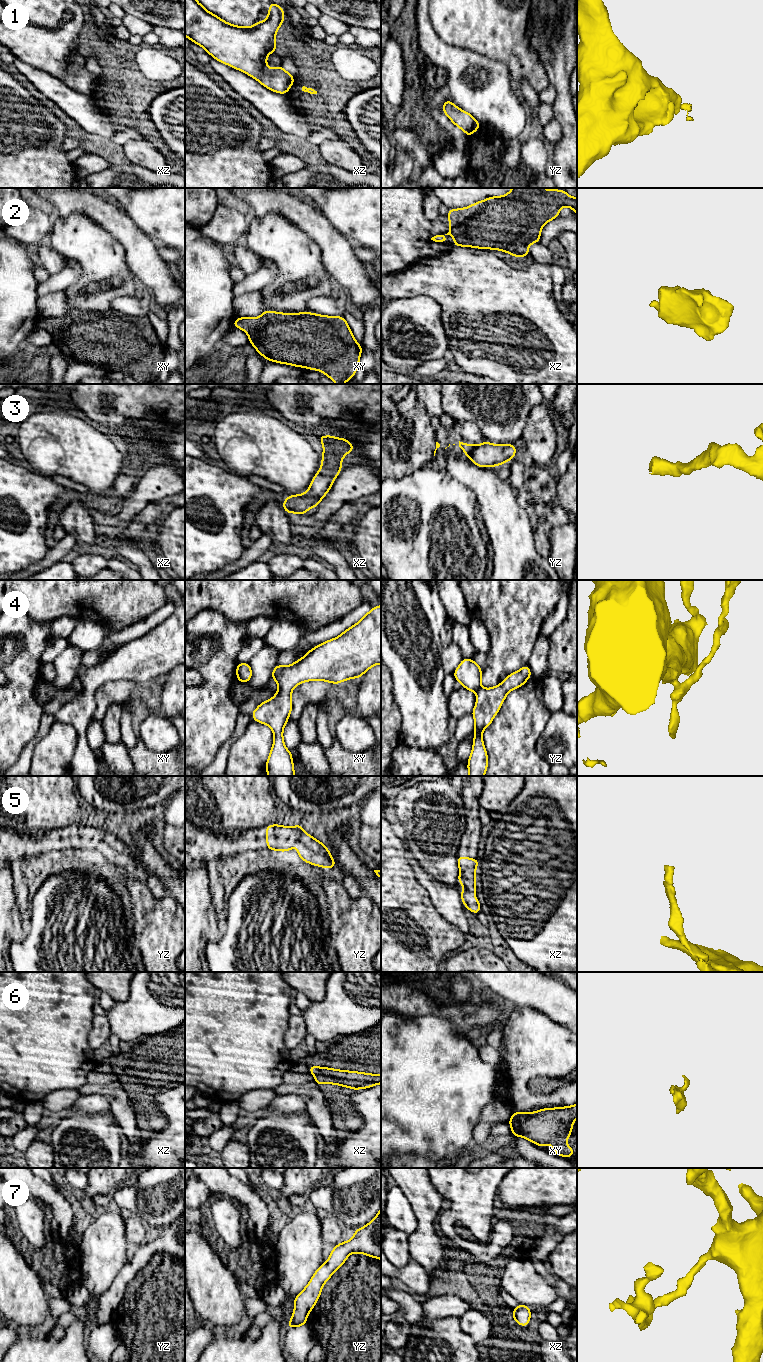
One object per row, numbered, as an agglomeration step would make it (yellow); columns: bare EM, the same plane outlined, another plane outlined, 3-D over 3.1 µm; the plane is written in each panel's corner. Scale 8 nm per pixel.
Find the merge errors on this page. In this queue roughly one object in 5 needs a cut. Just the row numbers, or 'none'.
1

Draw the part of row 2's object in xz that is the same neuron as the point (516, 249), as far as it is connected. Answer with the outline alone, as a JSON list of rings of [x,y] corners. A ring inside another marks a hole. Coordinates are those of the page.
[[[513,188],[504,196],[490,197],[462,209],[449,209],[447,217],[449,218],[450,231],[445,235],[455,237],[452,246],[501,250],[514,257],[522,258],[530,255],[528,246],[540,242],[542,227],[550,220],[560,216],[559,212],[562,206],[572,208],[577,214],[577,198],[571,197],[563,189]]]

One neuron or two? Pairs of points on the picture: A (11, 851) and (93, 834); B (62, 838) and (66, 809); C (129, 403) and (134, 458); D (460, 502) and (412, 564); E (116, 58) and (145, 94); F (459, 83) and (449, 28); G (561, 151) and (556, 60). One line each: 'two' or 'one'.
A: one
B: two
C: one
D: one
E: one
F: two
G: one

